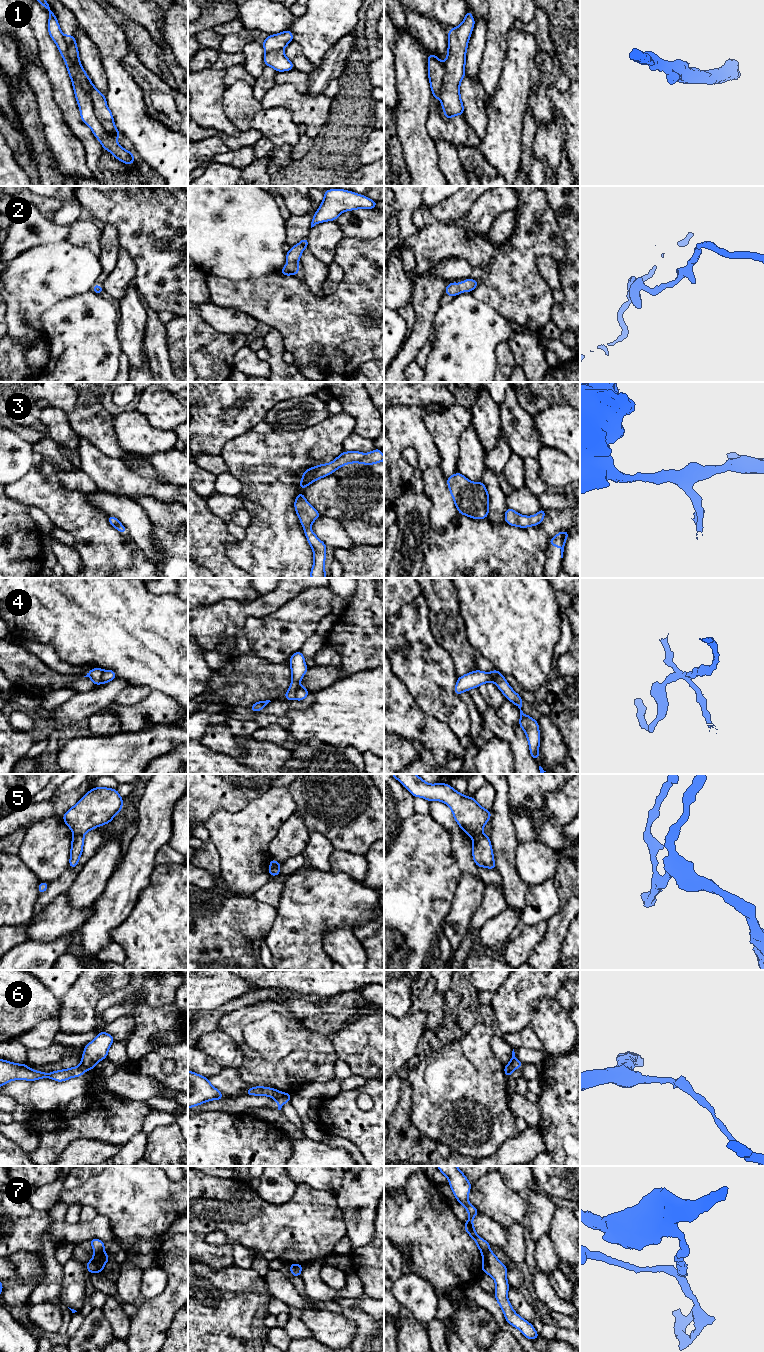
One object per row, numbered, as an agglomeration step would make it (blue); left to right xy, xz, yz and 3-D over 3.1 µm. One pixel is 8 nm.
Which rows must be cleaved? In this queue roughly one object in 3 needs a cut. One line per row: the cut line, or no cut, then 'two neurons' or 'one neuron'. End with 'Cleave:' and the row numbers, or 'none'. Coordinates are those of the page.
1: xy (90, 82), (90, 99), (93, 112), (101, 126), (116, 140) | two neurons
2: no cut | one neuron
3: no cut | one neuron
4: xy (102, 670), (102, 678), (99, 683) | two neurons
5: xy (73, 834), (83, 835) | two neurons
6: xz (282, 1093), (275, 1099) | two neurons
7: xy (103, 1250), (94, 1253) | two neurons
Cleave: 1, 4, 5, 6, 7

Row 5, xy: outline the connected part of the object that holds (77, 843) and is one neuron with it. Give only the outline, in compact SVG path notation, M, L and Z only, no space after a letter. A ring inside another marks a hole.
M73 835L71 842L69 867L75 868L82 855L84 835Z

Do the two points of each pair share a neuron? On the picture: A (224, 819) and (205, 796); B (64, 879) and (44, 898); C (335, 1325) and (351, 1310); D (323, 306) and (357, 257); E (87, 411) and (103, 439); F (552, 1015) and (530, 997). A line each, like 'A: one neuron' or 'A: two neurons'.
A: two neurons
B: one neuron
C: two neurons
D: one neuron
E: one neuron
F: two neurons

